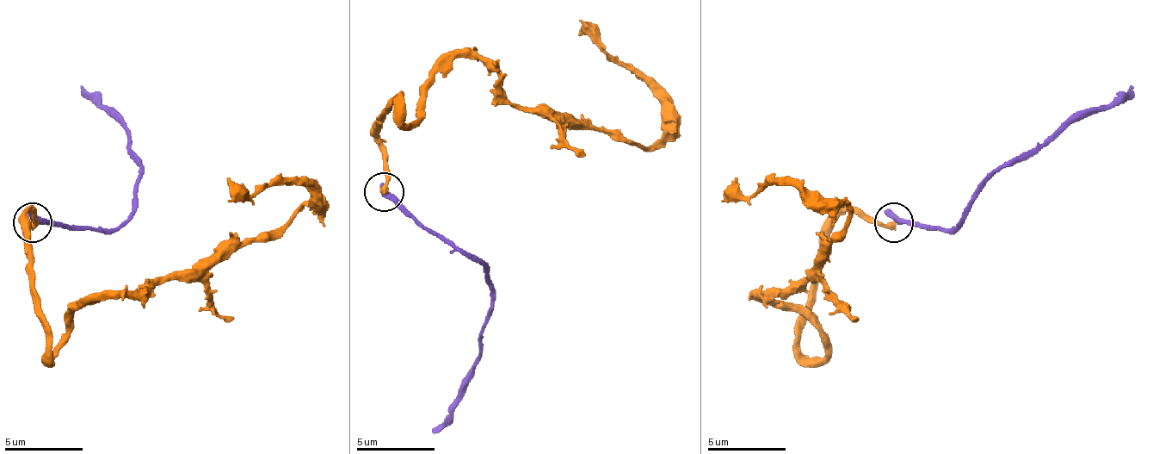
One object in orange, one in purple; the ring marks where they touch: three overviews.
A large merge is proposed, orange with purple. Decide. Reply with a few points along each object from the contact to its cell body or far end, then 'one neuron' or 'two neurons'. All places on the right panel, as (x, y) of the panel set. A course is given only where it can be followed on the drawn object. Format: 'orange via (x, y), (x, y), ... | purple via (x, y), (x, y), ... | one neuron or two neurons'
orange via (894, 223), (832, 223), (809, 360), (824, 337), (758, 297), (792, 289), (847, 208), (792, 184), (723, 200) | purple via (894, 223), (952, 227), (969, 211), (969, 200), (1000, 169), (1054, 141), (1074, 121), (1109, 110), (1132, 86) | two neurons

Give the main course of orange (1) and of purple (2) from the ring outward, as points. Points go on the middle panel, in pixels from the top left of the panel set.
1: (385, 193), (385, 115), (397, 99), (412, 122), (459, 56), (521, 107), (650, 146), (654, 91), (580, 21)
2: (385, 193), (466, 251), (483, 267), (490, 298), (483, 353), (466, 373), (455, 407), (432, 432)

